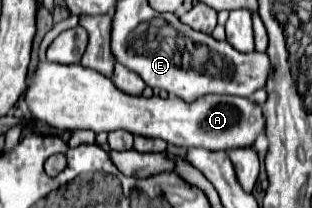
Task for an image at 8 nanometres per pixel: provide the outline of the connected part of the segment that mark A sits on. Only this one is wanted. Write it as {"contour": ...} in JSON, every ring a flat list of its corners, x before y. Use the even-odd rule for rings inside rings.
{"contour":[[39,61,35,73,31,75,29,87,25,91,25,103,31,115,55,129,61,131,73,131,73,129,91,129,95,133,101,131,115,131,125,129,133,135,143,137,161,137,163,141,177,145,177,147,203,147,213,151,227,151,237,147,249,147,255,143,259,133,263,133,265,119,261,117,261,107,255,105,251,99,245,97,231,97,231,95,203,95,195,99,193,103,185,103,181,97,129,97,127,93,117,91,113,81,101,73,93,73,93,69,87,69,83,65,61,65,61,63,49,63]]}

